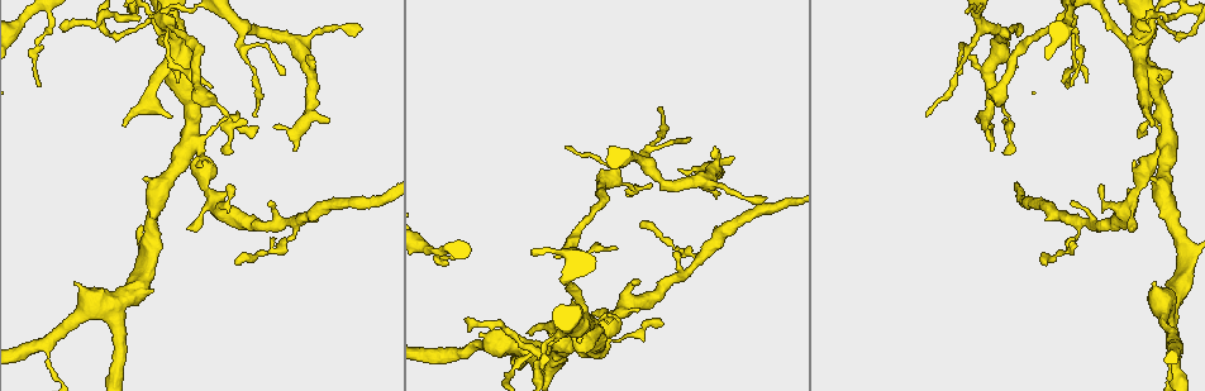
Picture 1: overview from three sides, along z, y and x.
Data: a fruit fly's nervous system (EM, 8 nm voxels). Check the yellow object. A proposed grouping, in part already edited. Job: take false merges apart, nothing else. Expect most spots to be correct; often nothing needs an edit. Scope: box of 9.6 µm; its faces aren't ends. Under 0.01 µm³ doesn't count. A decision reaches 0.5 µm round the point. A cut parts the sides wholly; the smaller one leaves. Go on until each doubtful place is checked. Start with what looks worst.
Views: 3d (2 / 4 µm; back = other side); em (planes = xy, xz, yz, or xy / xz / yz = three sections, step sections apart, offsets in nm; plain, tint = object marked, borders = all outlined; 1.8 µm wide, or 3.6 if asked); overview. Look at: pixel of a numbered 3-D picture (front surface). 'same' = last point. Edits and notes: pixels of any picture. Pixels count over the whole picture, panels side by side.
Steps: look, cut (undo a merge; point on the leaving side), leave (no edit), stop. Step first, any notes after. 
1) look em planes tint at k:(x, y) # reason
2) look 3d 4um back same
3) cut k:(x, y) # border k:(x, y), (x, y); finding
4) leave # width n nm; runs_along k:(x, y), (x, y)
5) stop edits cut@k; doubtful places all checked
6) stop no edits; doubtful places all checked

look 3d 4um back at 1:(1067, 250) # narrows sharply

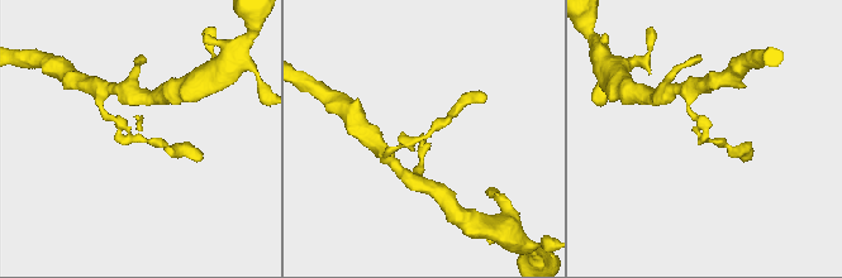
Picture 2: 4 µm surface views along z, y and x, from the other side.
look em xz step 4 tint at 2:(429, 136) # now the EM

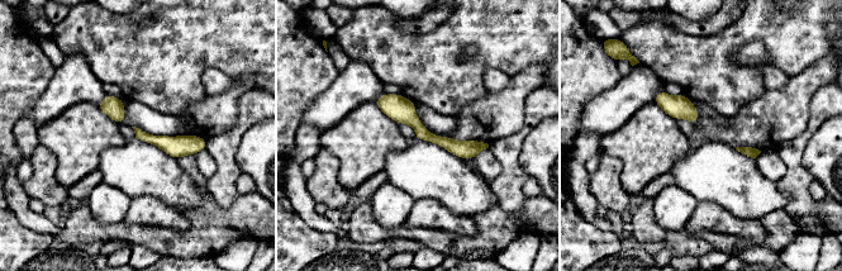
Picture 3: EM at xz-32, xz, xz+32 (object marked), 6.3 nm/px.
look em planes tint same

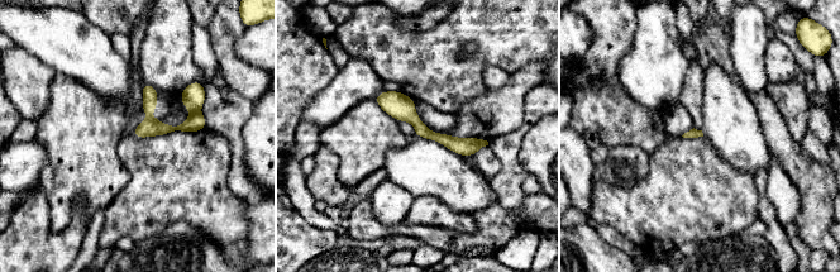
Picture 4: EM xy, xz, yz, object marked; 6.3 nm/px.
leave # width 60 nm; runs_along 4:(380, 98), (428, 134), (482, 143); continuous, no second neuron

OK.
look 3d 4um back at 1:(1143, 15) # four or more arms meet

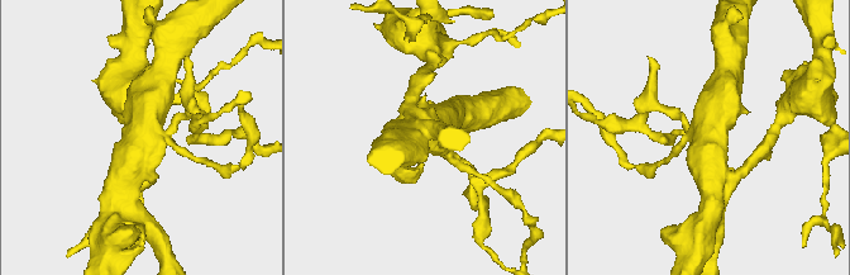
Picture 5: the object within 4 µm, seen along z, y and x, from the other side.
look em 3.6um planes tint at 5:(429, 143) # arms 4

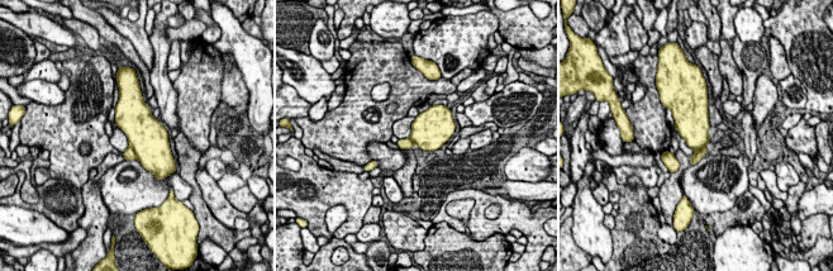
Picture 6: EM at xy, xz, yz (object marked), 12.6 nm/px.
cut 6:(129, 155) # width 400 nm; two neurons meet here

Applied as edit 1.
look overview

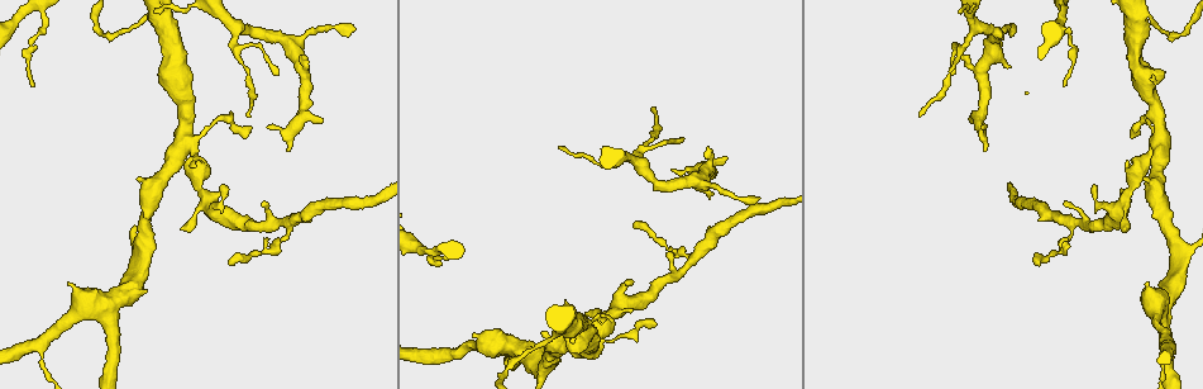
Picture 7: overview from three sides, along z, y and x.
look em planes tint at 7:(507, 345) # a fork

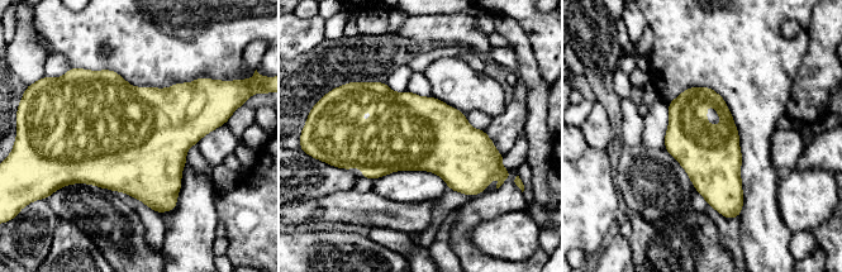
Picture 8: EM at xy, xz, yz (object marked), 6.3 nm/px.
leave # all the same neuron

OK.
stop edits cut@6; doubtful places all checked

